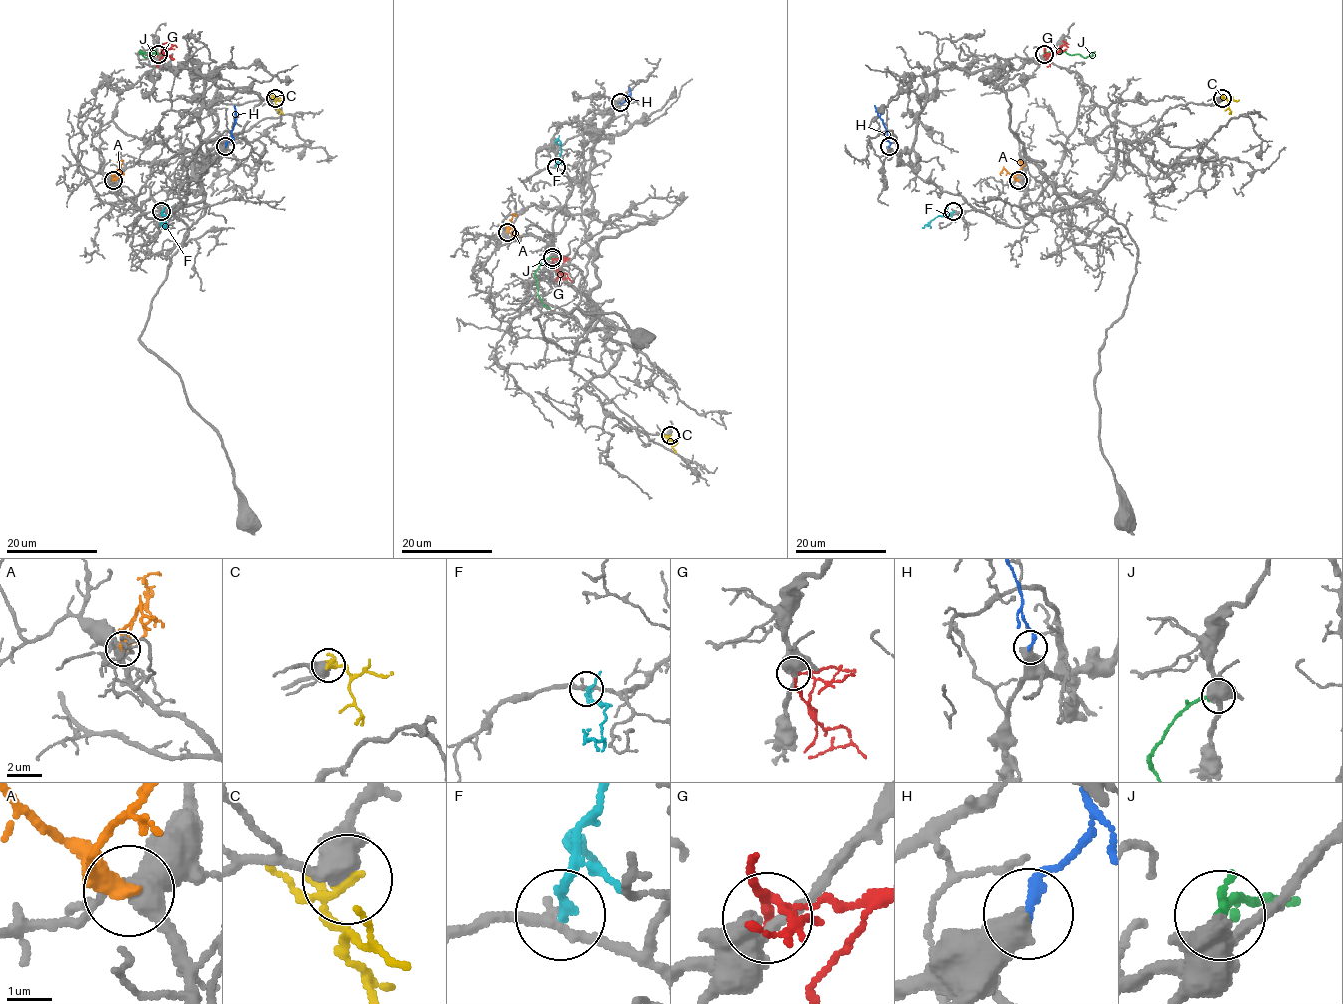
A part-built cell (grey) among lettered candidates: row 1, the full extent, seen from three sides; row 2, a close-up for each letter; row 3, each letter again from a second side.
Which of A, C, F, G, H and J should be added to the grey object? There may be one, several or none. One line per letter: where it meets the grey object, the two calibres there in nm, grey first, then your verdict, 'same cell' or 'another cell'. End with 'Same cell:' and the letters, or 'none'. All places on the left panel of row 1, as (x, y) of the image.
A: meets grey at (113, 180); 400 nm thick on the grey side, 320 nm on the other; another cell
C: meets grey at (275, 98); 440 nm thick on the grey side, 190 nm on the other; another cell
F: meets grey at (161, 211); 240 nm thick on the grey side, 190 nm on the other; another cell
G: meets grey at (158, 54); 400 nm thick on the grey side, 200 nm on the other; another cell
H: meets grey at (225, 146); 600 nm thick on the grey side, 240 nm on the other; another cell
J: meets grey at (158, 54); 400 nm thick on the grey side, 220 nm on the other; another cell
Same cell: none

